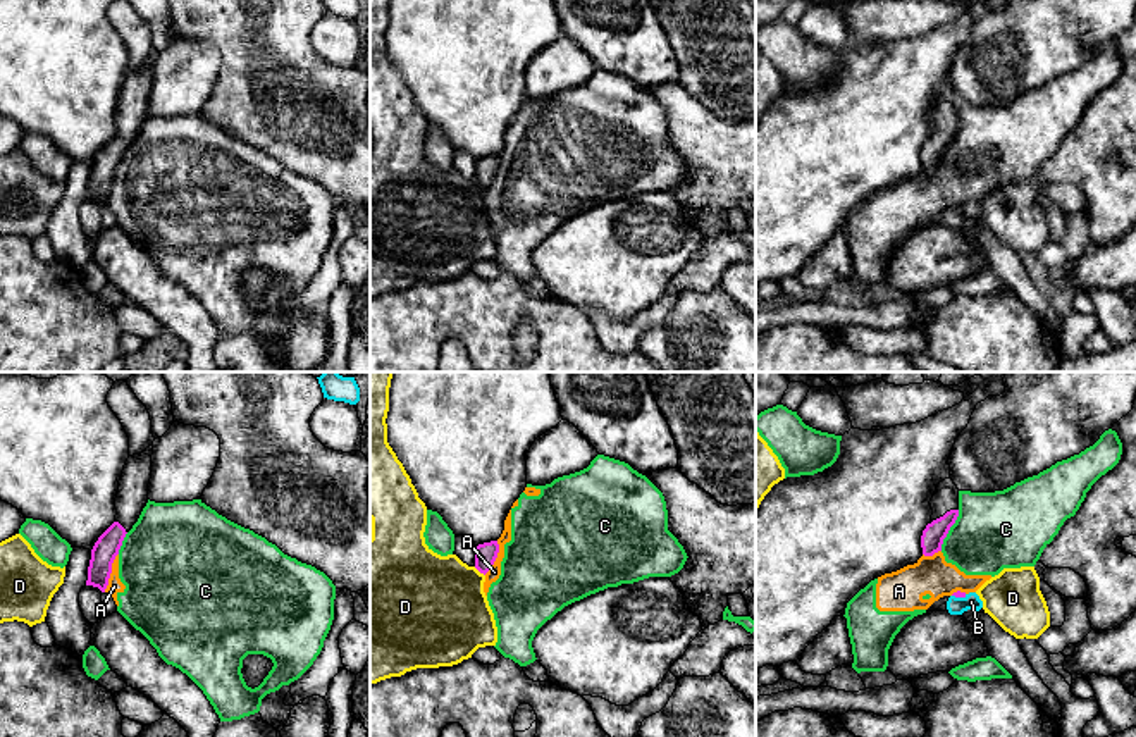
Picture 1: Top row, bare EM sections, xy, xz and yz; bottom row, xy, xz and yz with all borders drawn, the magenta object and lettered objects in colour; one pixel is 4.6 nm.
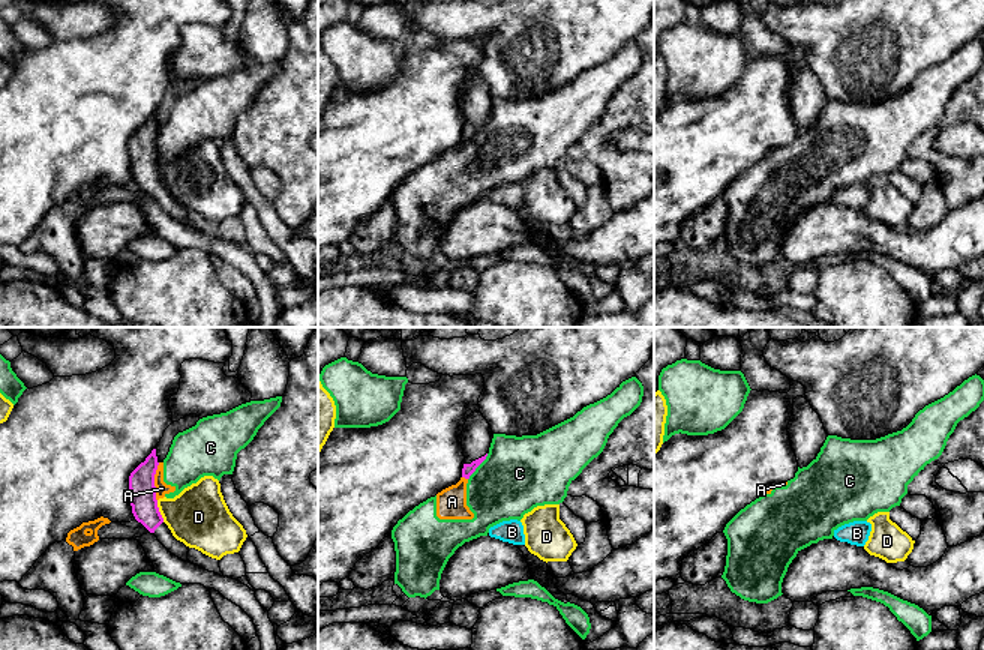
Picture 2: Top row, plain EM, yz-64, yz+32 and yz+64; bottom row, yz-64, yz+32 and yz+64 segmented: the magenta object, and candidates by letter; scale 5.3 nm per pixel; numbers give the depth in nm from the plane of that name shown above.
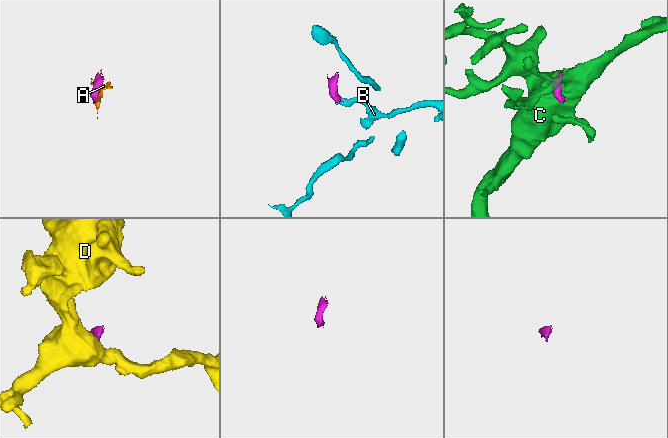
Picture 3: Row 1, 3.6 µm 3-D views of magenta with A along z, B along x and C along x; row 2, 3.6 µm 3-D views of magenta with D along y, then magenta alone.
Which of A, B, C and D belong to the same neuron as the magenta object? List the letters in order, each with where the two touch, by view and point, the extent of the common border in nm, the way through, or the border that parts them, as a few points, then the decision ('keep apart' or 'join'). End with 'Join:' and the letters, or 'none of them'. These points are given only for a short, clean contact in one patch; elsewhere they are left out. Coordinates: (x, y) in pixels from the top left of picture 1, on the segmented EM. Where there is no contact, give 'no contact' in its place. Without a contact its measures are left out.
A: meets magenta in xy at (111, 572); contact 200 nm long; border along xy (117, 553), (104, 591); keep apart
B: meets magenta in yz at (959, 596); contact 70 nm long; border along yz (952, 594), (966, 596); keep apart
C: meets magenta in yz at (949, 529); contact 220 nm long; border along yz (959, 510), (940, 550); keep apart
D: meets magenta in xz at (479, 570); contact 70 nm long; border along xz (474, 567), (484, 575); keep apart
Join: none of them

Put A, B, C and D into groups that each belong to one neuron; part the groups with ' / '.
A C / B / D

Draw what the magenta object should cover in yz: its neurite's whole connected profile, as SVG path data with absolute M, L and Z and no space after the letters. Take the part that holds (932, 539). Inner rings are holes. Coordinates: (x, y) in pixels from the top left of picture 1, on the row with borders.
M945 479L936 486L929 501L933 515L921 536L924 556L942 551L943 539L959 517L959 489L952 479Z

